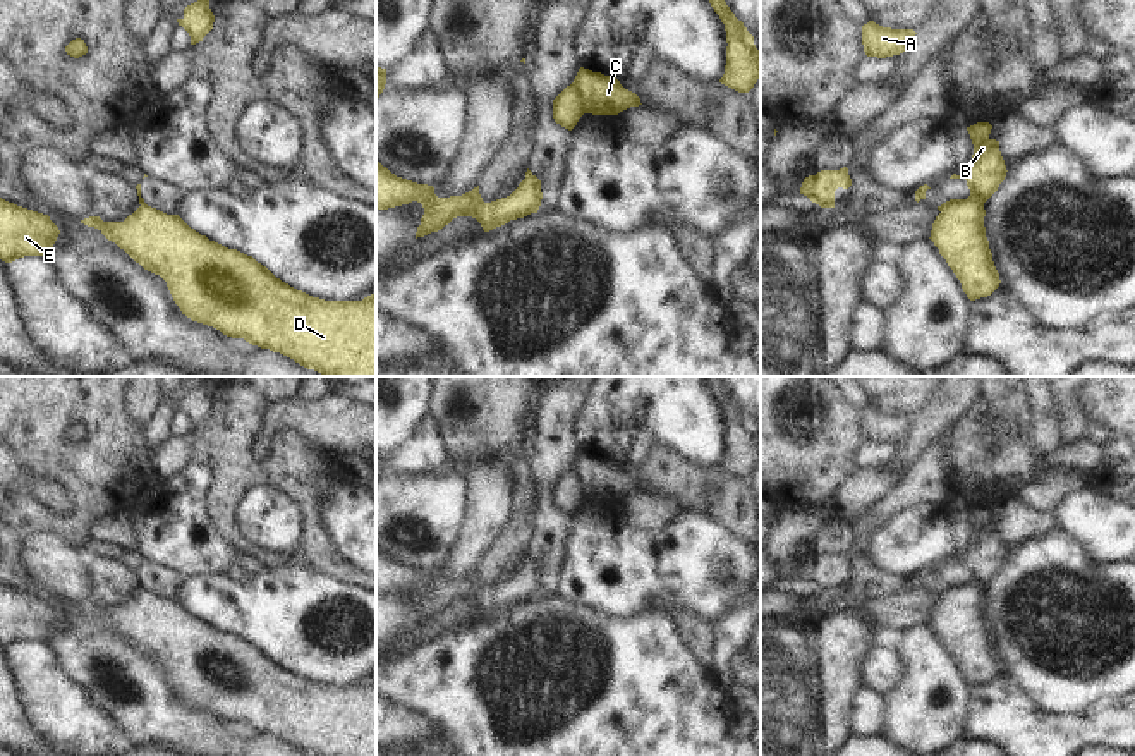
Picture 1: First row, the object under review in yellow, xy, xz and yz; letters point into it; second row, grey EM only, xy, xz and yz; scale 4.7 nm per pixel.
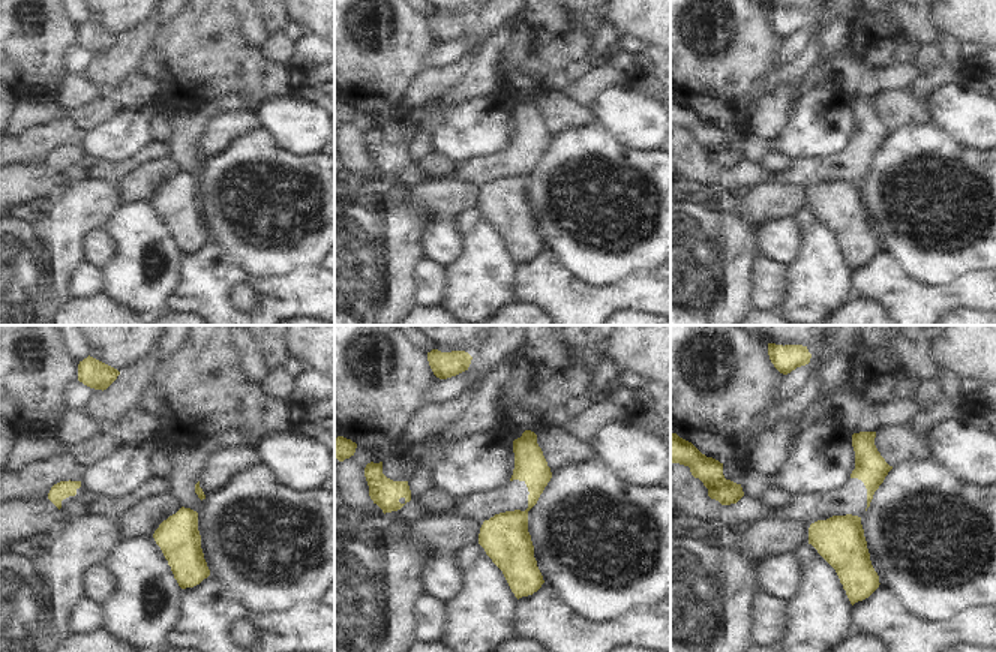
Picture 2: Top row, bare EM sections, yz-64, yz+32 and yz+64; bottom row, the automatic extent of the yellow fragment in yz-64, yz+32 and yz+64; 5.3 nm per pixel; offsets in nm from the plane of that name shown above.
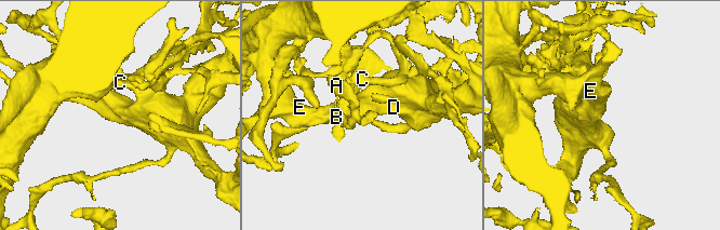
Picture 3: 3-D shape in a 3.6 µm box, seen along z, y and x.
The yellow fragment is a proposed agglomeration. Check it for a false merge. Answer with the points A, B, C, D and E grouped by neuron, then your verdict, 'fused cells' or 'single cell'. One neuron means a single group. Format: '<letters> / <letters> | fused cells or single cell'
A B / C D E | fused cells

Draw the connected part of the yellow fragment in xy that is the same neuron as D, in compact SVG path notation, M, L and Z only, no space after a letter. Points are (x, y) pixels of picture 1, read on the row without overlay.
M139 591L124 607L81 605L144 655L160 660L182 699L232 723L280 737L314 756L376 756L376 677L362 686L325 686L290 672L266 651L191 613L179 600Z

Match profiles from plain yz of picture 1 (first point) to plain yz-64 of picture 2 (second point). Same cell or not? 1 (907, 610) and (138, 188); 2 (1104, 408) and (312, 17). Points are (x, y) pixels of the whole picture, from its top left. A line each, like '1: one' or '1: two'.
1: one
2: one

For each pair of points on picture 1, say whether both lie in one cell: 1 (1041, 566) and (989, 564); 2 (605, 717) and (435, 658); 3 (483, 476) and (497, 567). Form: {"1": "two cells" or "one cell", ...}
{"1": "two cells", "2": "one cell", "3": "two cells"}

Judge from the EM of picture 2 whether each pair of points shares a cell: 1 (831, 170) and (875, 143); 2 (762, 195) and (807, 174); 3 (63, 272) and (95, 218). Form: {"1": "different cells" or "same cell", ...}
{"1": "same cell", "2": "different cells", "3": "same cell"}

